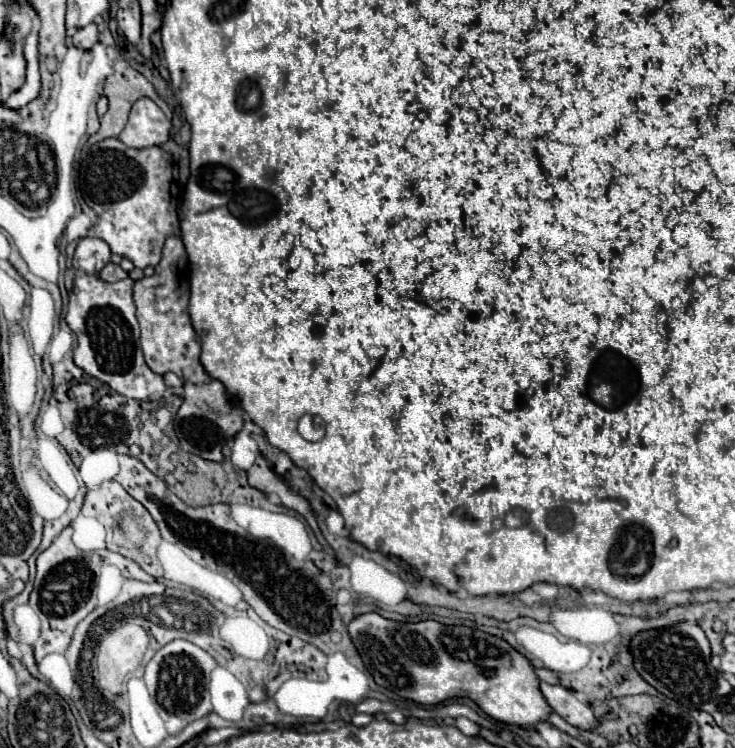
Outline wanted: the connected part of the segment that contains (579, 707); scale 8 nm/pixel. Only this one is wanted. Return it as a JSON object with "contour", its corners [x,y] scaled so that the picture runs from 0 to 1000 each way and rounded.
{"contour":[[[736,912],[736,928],[741,930],[744,941],[763,957],[769,960],[777,971],[793,973],[793,976],[807,976],[810,973],[810,957],[807,949],[801,949],[799,941],[788,939],[769,917],[763,914],[744,914]]]}

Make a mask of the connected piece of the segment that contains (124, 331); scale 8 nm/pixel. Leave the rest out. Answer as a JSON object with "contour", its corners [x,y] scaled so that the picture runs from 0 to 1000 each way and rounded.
{"contour":[[[110,366],[94,393],[88,430],[105,449],[102,487],[132,508],[148,513],[156,524],[184,535],[219,535],[227,516],[222,503],[211,500],[195,479],[189,460],[189,433],[181,406],[181,374],[143,377],[132,366]]]}

